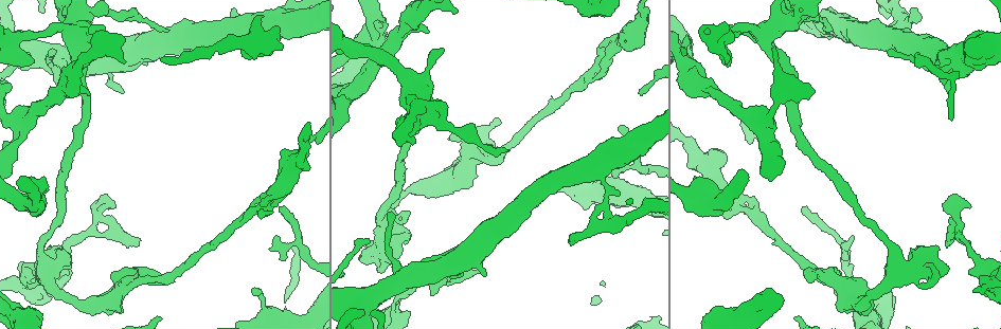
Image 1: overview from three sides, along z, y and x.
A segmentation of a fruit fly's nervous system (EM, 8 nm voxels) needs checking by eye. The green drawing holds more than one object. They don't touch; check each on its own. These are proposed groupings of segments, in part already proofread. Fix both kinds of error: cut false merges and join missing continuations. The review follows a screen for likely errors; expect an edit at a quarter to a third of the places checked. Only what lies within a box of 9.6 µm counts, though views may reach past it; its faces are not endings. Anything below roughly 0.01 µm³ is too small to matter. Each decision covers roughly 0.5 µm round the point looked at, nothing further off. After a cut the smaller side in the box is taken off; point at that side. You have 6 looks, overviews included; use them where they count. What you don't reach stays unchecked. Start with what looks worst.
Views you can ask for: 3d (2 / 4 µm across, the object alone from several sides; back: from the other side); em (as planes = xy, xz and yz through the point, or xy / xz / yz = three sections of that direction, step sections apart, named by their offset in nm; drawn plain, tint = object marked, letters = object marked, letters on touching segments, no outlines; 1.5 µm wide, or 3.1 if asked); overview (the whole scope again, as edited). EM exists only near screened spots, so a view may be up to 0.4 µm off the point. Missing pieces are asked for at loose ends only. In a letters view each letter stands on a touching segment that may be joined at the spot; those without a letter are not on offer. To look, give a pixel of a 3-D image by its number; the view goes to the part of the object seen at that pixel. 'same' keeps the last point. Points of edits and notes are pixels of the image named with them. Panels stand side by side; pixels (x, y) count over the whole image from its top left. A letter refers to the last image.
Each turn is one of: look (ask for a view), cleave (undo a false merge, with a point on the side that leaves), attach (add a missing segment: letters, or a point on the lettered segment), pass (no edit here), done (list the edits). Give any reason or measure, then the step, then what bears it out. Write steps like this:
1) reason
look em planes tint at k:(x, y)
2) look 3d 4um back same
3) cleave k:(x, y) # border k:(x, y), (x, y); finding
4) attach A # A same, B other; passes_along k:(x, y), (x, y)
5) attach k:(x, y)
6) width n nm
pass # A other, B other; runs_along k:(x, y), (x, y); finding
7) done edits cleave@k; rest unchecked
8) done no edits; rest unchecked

narrows sharply
look em 3.1um planes tint at 1:(600, 175)

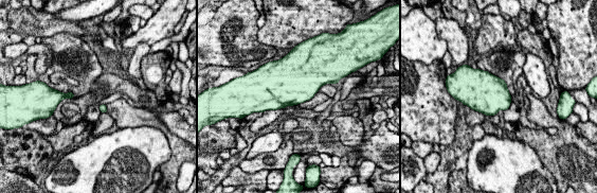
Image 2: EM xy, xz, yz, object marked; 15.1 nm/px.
what lies round it
look em 3.1um planes letters same

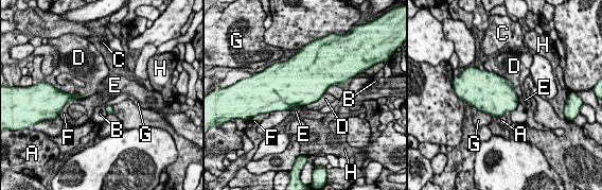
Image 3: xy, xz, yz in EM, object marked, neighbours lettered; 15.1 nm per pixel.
width 500 nm
pass # A other, B other, C other, D other, E other, F other, G other, H other; border 3:(484, 69), (508, 79), (517, 97); continuous, no second neuron

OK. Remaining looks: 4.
branch stops here
look 3d 4um at 1:(393, 213)

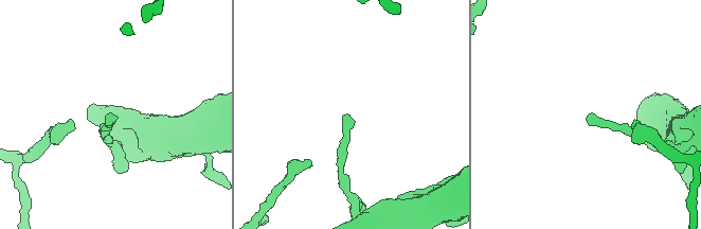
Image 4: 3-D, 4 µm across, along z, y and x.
shape alone is not enough
look em planes letters at 4:(348, 114)

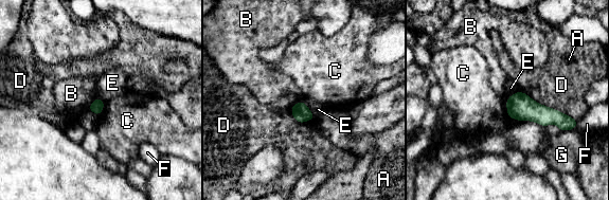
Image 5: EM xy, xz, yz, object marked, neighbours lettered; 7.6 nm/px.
pass # A other, B other, C other, D other, E other, F other, G other; border 5:(302, 100), (316, 116); no lettered segment goes on from it

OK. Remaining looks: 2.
done no edits; rest unchecked

